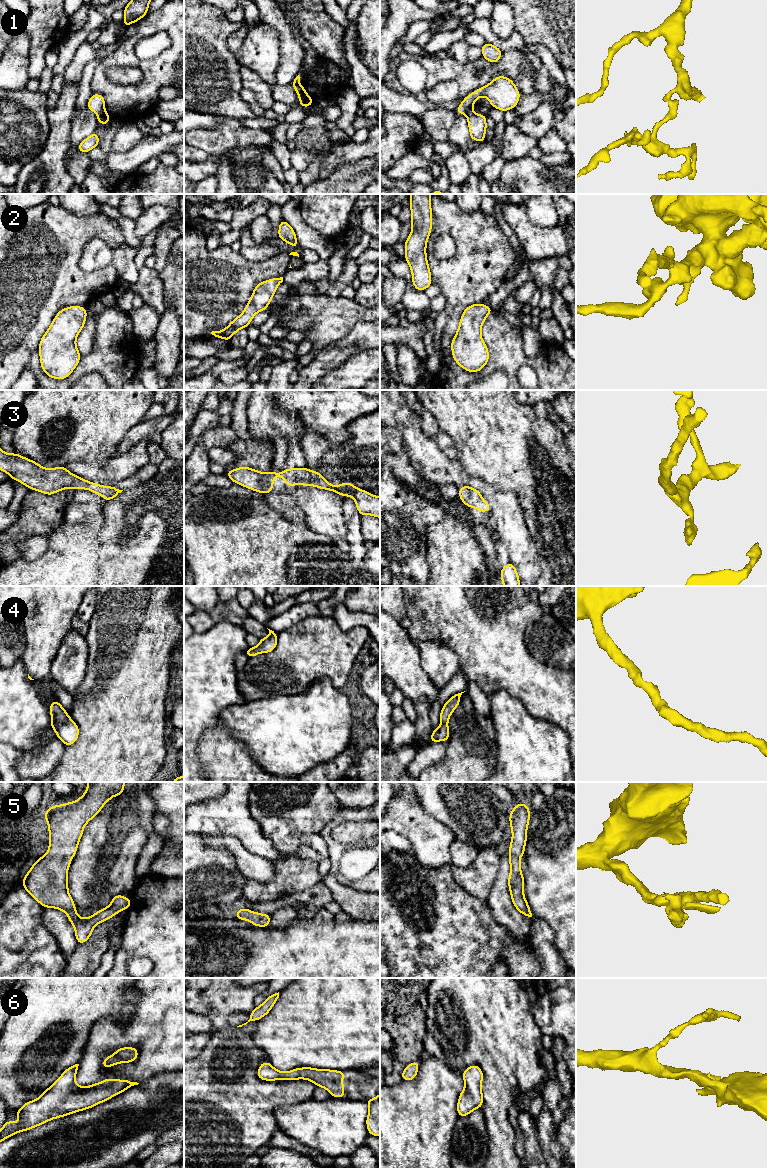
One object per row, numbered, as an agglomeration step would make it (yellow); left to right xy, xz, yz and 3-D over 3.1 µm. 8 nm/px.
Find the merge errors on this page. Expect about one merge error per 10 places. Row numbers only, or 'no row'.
1

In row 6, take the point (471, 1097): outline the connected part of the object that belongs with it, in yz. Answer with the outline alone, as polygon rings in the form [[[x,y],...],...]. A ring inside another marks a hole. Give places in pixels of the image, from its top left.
[[[471,1065],[462,1073],[465,1087],[459,1095],[457,1112],[459,1117],[469,1115],[476,1108],[483,1106],[483,1072],[477,1065]]]

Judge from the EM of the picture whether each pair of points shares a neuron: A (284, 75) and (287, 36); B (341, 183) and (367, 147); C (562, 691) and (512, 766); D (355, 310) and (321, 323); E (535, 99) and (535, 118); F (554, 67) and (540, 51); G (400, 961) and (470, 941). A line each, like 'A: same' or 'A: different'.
A: same
B: different
C: different
D: same
E: different
F: same
G: same

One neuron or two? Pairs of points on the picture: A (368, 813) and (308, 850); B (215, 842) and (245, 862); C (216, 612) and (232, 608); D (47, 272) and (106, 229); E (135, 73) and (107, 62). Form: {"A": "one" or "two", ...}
{"A": "two", "B": "one", "C": "one", "D": "one", "E": "two"}

